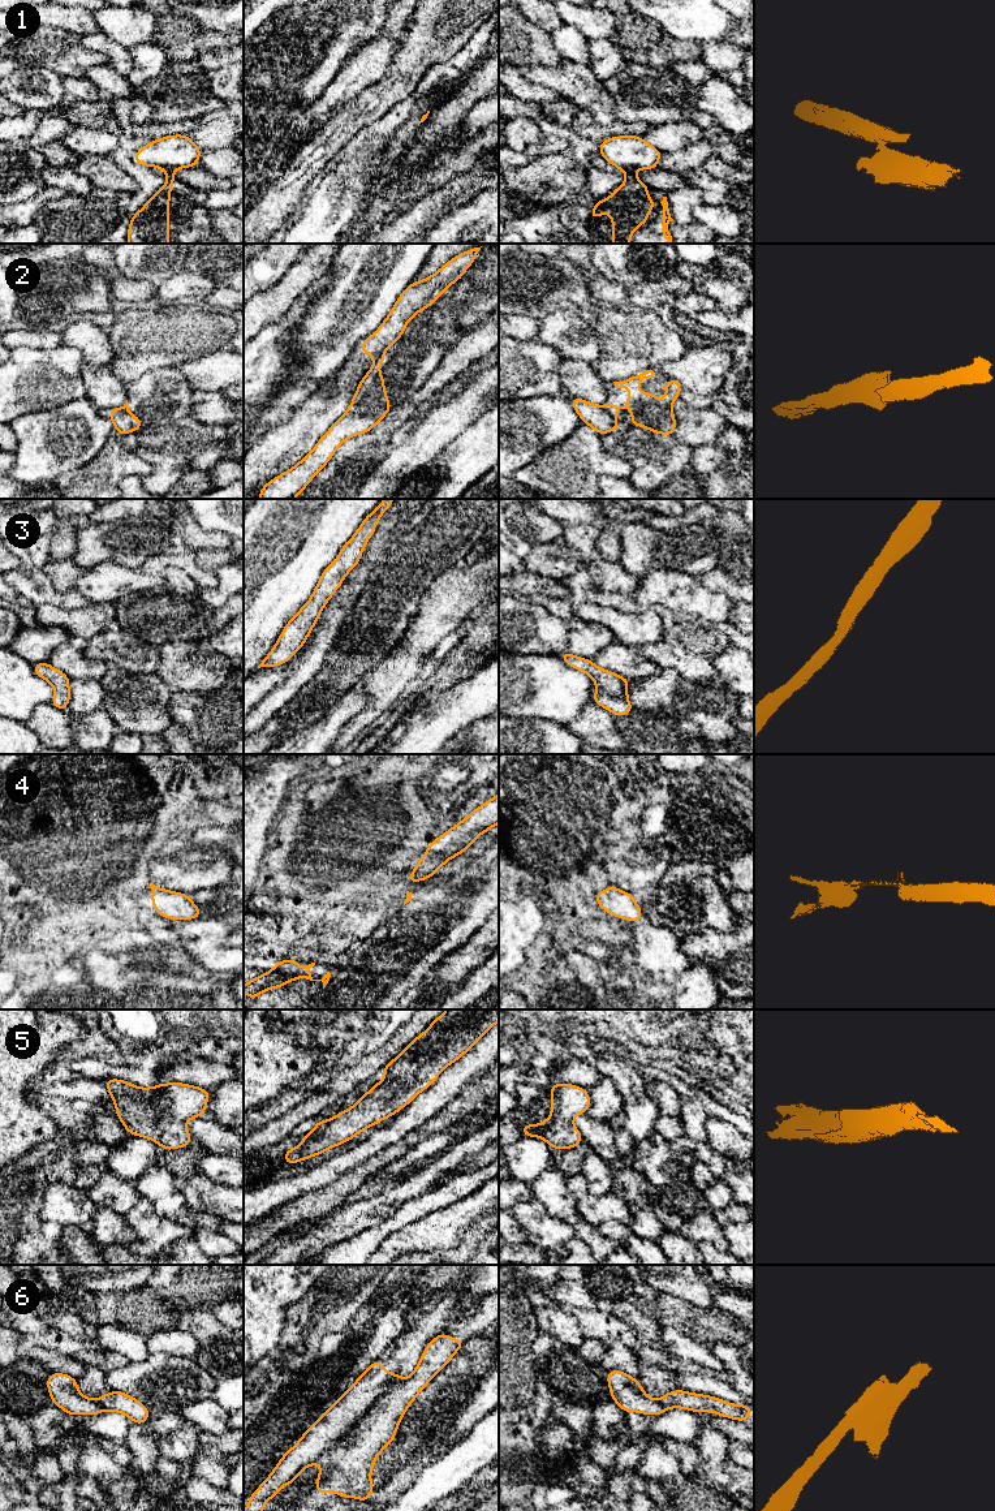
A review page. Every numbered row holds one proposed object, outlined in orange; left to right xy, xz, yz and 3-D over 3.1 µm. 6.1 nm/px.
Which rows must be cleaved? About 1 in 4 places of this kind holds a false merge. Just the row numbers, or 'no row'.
1, 2, 6

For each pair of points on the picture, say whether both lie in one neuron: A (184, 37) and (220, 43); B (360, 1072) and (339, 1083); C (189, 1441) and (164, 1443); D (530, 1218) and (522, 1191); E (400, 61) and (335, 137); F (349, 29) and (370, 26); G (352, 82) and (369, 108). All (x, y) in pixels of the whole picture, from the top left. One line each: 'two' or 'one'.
A: one
B: one
C: one
D: two
E: one
F: two
G: two

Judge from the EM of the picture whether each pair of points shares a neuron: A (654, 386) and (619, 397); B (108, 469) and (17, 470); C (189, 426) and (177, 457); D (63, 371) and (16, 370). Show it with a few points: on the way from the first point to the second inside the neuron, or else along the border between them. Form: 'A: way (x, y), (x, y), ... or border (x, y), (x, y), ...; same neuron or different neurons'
A: way (645, 395), (642, 397), (628, 397); same neuron
B: border (99, 451), (84, 465), (63, 472), (56, 478); different neurons
C: way (188, 434), (177, 444), (177, 450); same neuron
D: way (51, 371), (28, 371); same neuron

